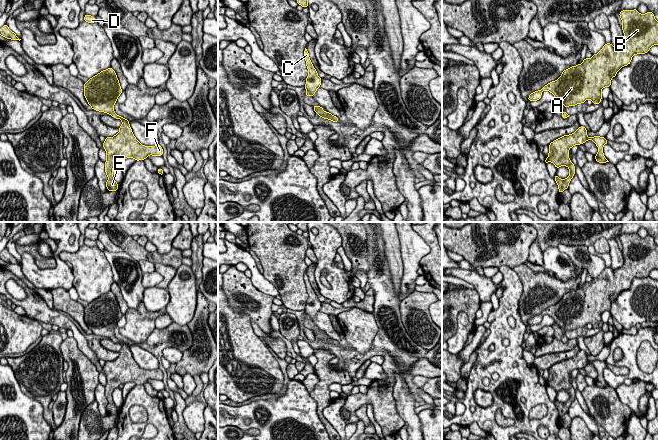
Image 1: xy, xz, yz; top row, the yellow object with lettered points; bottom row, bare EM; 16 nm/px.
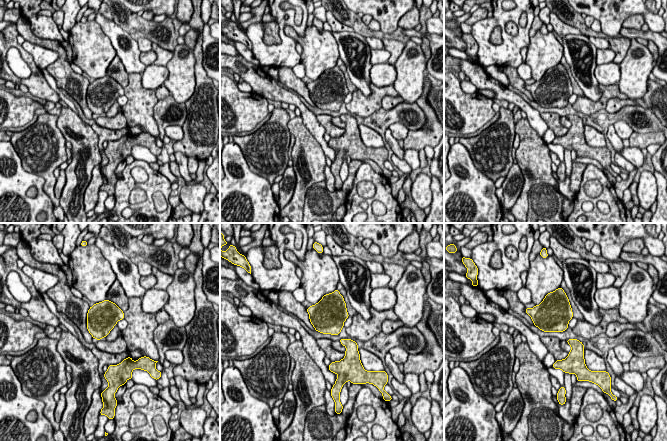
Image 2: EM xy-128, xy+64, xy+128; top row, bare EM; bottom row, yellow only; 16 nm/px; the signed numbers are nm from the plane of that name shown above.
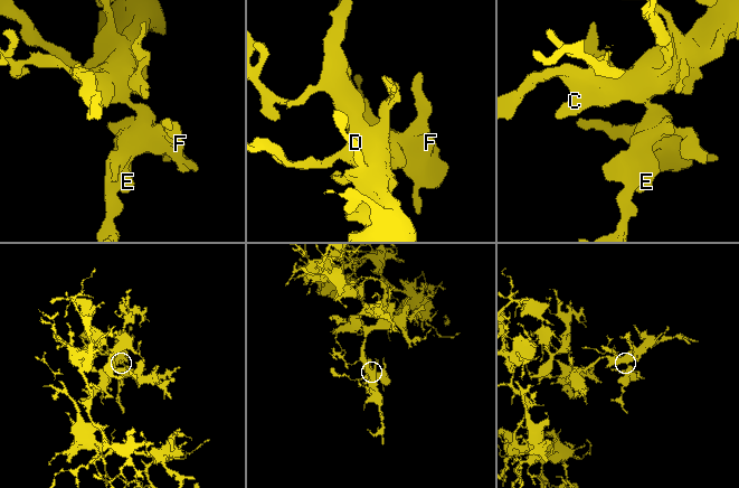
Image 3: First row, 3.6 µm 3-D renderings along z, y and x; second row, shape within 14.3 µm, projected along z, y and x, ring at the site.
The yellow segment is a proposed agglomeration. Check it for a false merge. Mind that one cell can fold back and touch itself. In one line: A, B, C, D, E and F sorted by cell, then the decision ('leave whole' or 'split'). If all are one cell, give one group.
A B C D E F; leave whole

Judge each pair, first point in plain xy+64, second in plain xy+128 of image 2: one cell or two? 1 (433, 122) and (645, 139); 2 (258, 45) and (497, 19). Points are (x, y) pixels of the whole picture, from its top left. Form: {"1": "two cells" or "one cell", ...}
{"1": "one cell", "2": "one cell"}

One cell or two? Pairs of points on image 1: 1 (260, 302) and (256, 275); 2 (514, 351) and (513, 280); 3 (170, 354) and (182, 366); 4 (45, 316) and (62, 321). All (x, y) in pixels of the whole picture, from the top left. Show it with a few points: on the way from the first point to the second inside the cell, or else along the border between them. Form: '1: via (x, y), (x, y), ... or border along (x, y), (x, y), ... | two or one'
1: border along (249, 278), (255, 287), (273, 297) | two
2: via (517, 333), (517, 317), (513, 311), (513, 298) | one
3: border along (182, 352), (182, 357), (175, 363) | two
4: via (49, 316), (58, 319) | one

